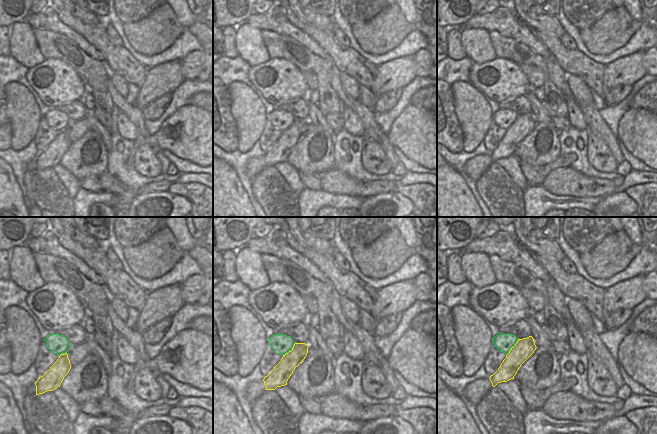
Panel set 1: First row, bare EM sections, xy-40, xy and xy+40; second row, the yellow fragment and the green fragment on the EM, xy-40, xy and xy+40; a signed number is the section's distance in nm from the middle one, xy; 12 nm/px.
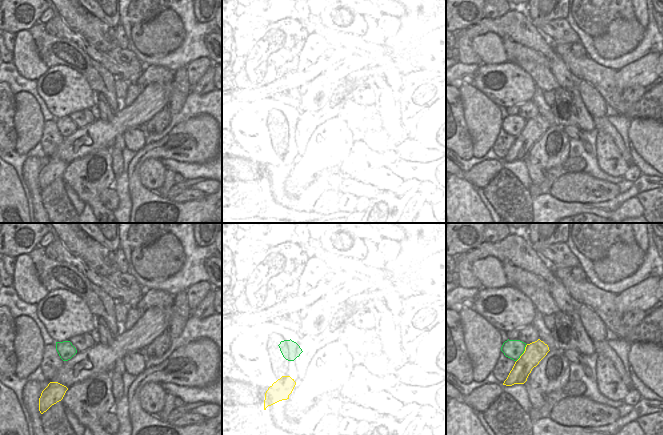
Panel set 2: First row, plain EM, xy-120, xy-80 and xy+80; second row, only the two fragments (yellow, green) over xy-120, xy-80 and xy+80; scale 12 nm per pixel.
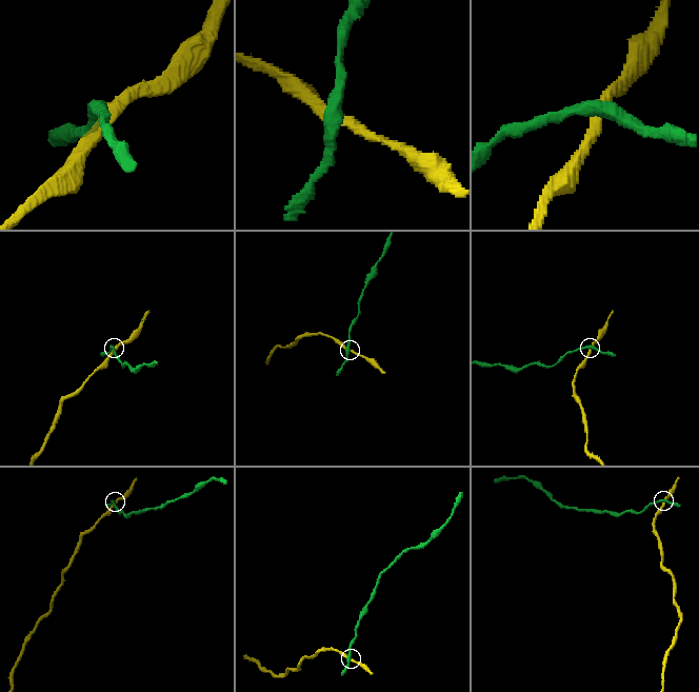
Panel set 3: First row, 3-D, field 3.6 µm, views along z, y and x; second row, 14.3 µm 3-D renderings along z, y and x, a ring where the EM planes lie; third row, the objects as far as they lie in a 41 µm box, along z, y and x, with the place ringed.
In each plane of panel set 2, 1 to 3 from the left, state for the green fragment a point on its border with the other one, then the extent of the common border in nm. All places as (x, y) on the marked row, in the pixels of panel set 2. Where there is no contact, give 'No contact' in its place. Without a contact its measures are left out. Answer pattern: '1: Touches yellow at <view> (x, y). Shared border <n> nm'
1: No contact
2: No contact
3: Touches yellow at xy+80 (523, 353). Shared border 260 nm

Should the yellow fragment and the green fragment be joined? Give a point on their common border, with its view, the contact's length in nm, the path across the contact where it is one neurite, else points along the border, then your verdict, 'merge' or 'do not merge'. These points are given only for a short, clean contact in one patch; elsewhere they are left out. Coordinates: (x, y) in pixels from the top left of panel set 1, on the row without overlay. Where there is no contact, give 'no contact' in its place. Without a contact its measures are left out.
meets yellow in xy+40 at (512, 123); contact 240 nm long; border along xy+40 (518, 115), (507, 130); do not merge

